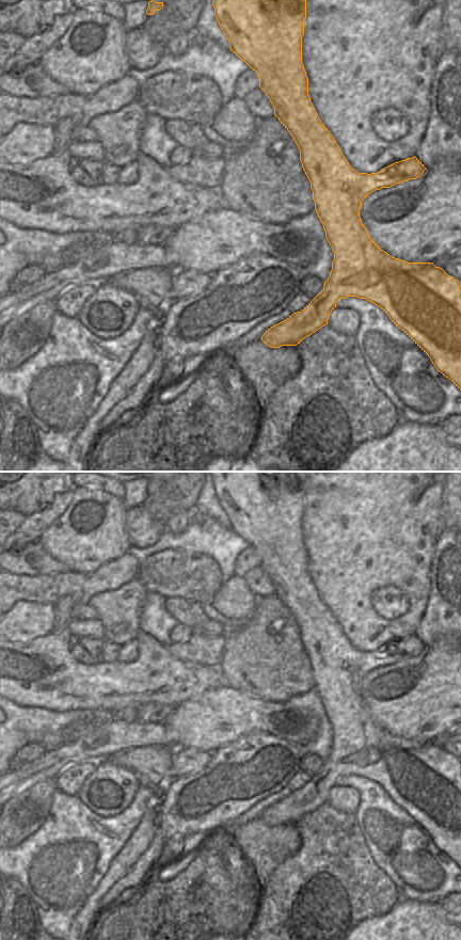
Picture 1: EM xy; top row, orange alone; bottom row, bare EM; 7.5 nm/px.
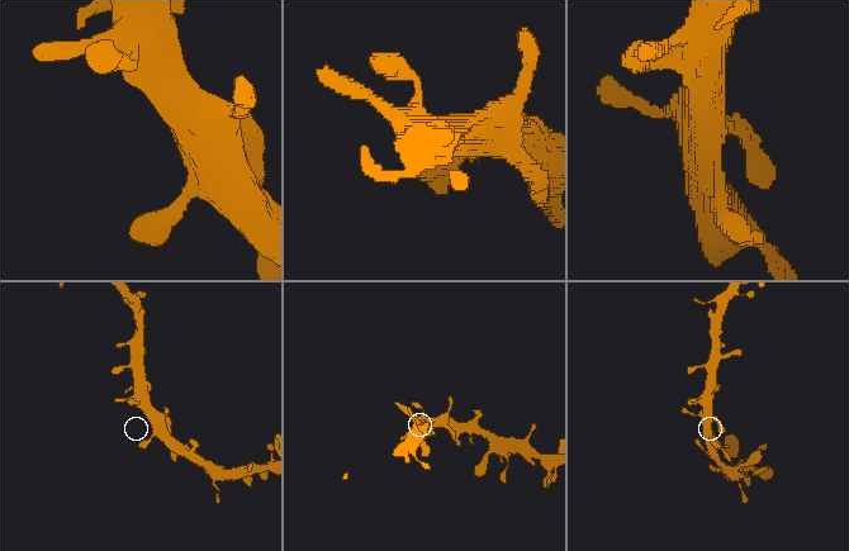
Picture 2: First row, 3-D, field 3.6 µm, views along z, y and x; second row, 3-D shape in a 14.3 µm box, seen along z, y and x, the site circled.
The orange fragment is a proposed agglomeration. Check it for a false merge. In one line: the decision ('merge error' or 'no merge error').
no merge error

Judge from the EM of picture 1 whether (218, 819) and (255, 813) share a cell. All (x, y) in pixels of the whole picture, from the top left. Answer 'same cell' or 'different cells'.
different cells

